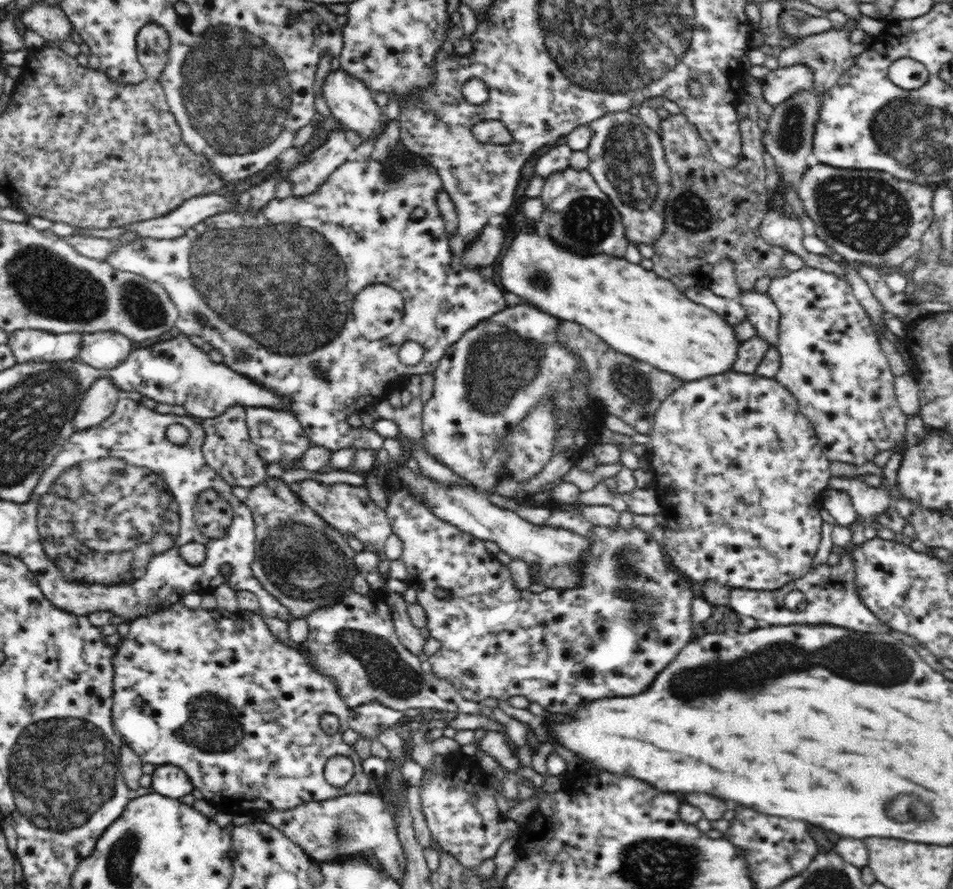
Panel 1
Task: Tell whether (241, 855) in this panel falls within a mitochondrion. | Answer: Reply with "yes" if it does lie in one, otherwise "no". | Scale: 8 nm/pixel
no

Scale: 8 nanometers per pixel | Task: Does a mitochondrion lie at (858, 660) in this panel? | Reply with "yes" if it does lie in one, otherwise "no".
yes

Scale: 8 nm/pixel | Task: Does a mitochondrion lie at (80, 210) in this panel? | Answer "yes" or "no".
no

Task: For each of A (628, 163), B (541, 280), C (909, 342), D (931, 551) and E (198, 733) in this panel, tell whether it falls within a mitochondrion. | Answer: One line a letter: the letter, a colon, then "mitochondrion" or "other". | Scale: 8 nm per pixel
A: mitochondrion
B: mitochondrion
C: other
D: other
E: mitochondrion

